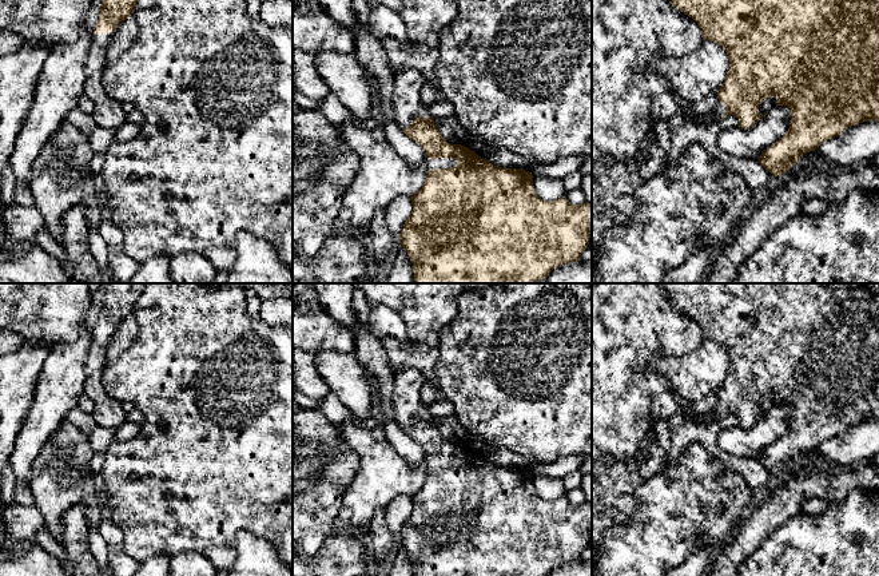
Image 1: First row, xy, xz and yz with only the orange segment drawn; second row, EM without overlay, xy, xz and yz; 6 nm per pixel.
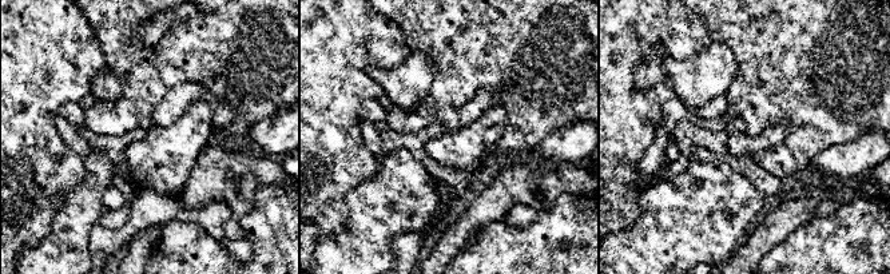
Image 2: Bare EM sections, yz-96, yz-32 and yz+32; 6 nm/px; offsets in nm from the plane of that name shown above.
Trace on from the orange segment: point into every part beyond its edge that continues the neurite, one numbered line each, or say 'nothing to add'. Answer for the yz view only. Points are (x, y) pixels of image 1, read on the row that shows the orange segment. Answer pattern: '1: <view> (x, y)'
1: yz (720, 110)

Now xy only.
1: xy (110, 112)

